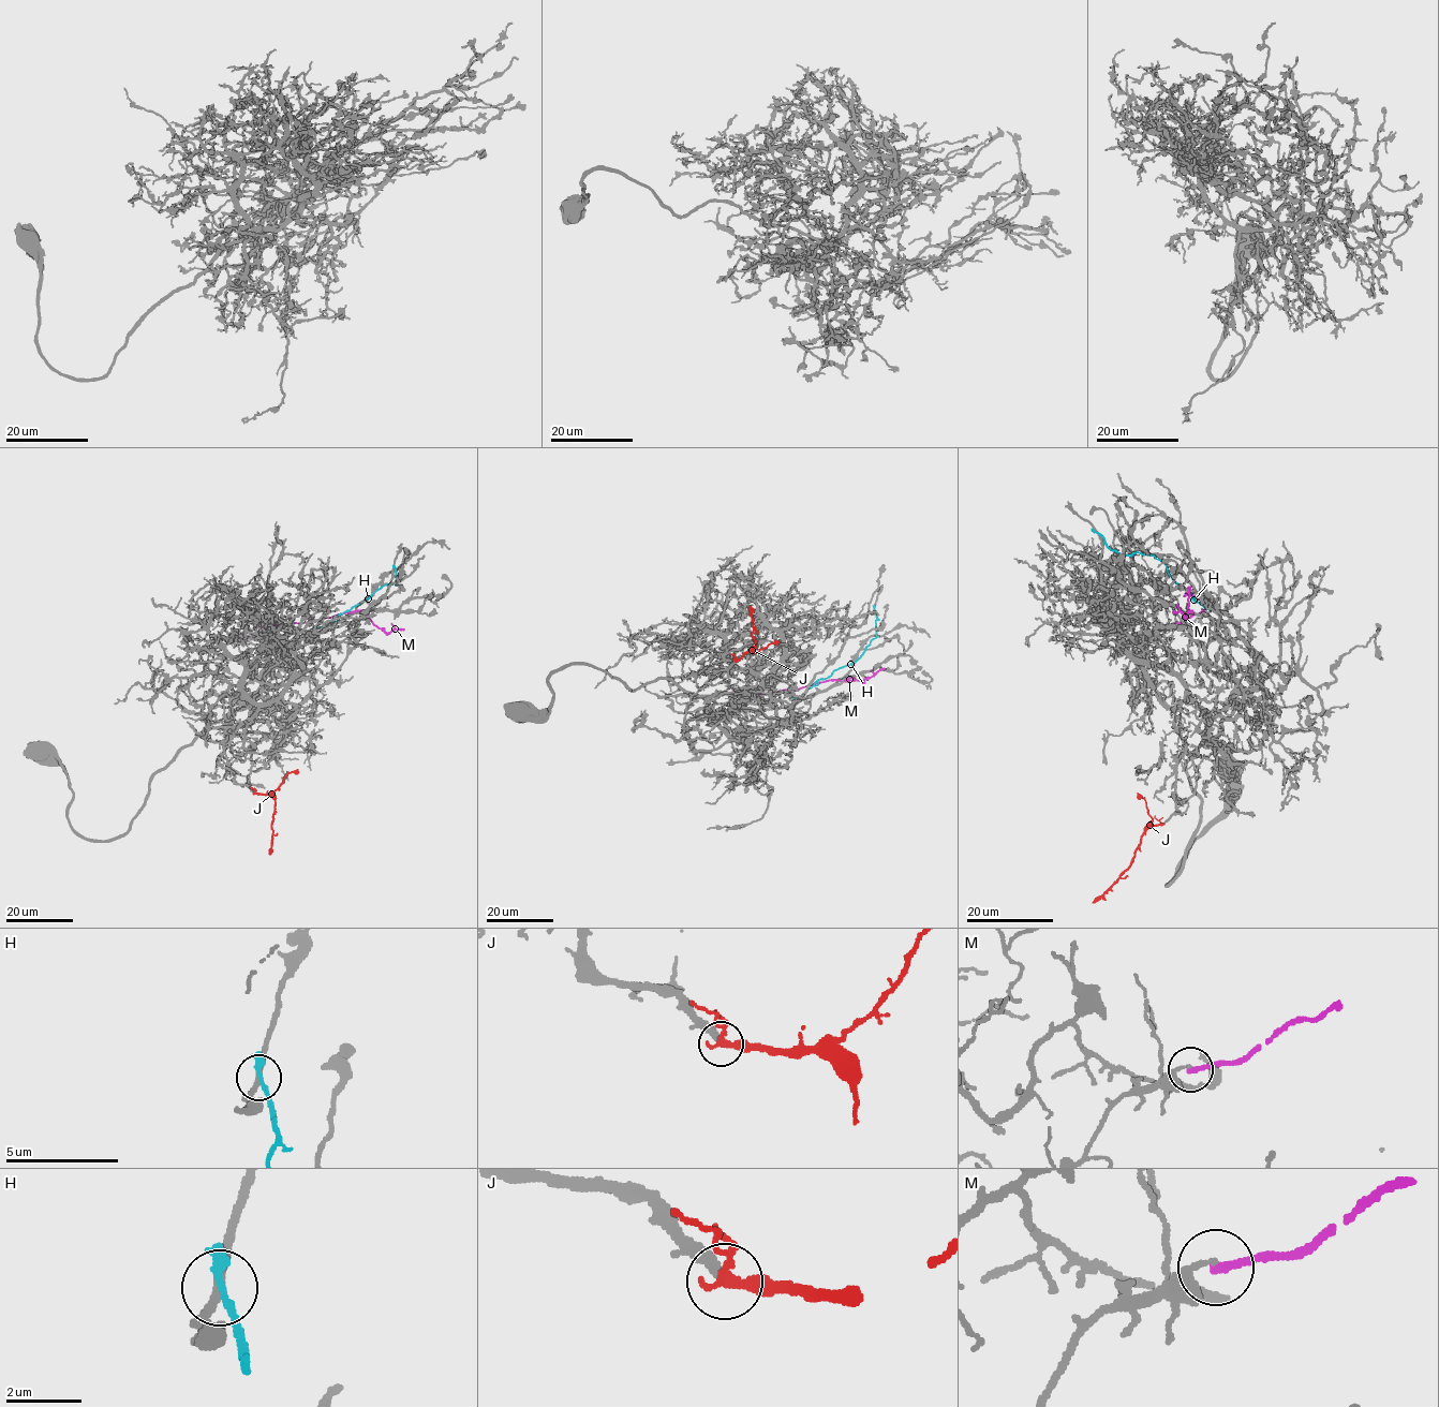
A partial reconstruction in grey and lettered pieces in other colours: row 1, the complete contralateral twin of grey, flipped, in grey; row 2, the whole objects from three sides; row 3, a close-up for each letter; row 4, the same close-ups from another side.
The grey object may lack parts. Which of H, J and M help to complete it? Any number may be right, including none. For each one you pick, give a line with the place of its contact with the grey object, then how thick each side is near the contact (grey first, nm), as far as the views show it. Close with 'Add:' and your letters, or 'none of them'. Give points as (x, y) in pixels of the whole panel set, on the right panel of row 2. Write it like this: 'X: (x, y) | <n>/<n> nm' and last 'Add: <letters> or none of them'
J: (1163, 824) | 260/280 nm
Add: J

